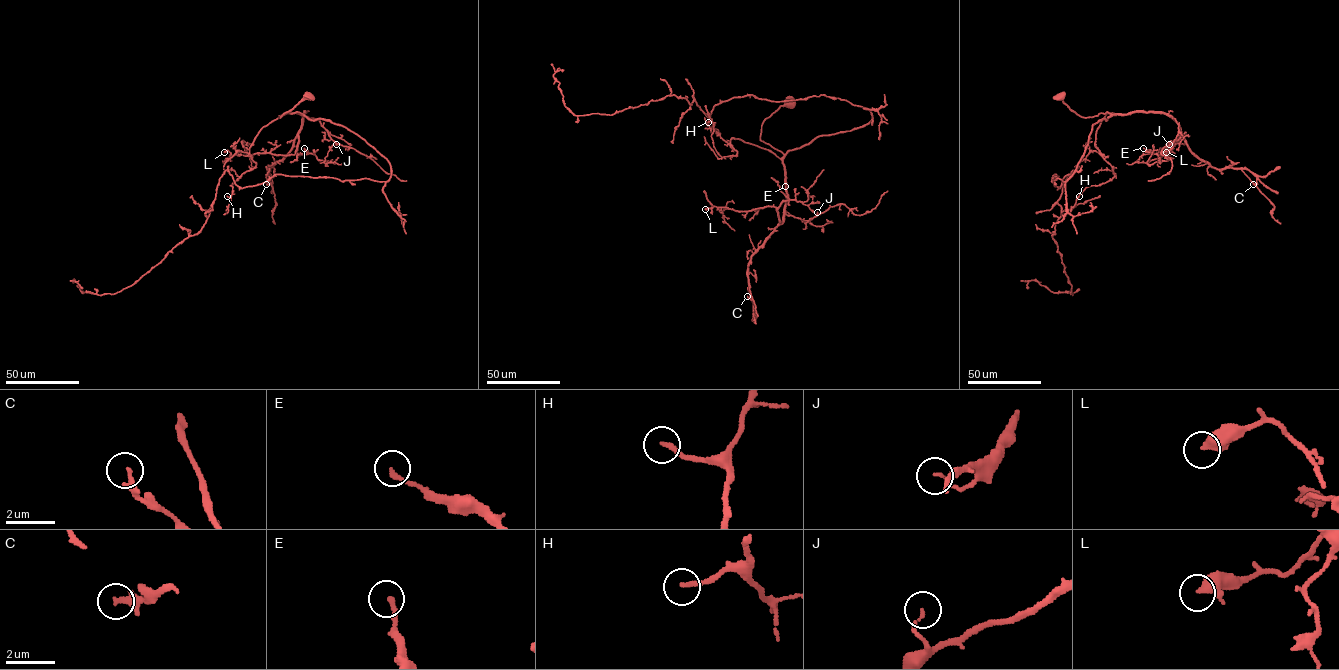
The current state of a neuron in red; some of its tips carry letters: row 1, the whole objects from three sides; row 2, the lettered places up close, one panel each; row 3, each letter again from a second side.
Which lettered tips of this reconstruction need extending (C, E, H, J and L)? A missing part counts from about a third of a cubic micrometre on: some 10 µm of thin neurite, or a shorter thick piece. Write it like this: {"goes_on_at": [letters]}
{"goes_on_at": ["E"]}

